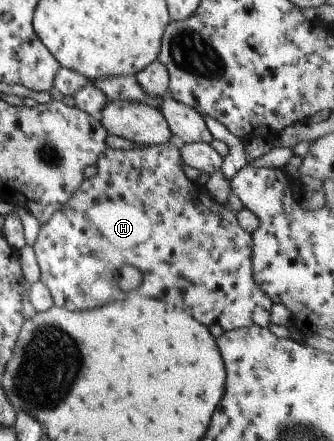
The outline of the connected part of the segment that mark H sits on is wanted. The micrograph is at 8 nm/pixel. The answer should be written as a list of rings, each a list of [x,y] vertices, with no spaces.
[[[169,139],[159,145],[137,146],[132,149],[112,149],[106,147],[93,164],[96,167],[95,174],[88,178],[83,178],[81,183],[73,190],[67,201],[51,217],[39,225],[37,236],[32,245],[34,256],[40,271],[40,281],[49,290],[52,304],[55,307],[63,308],[72,312],[88,310],[99,307],[107,303],[108,299],[119,299],[119,289],[114,280],[114,273],[121,265],[131,265],[141,271],[143,281],[138,287],[138,291],[143,295],[162,299],[168,306],[179,307],[181,303],[189,307],[189,315],[197,321],[201,321],[204,326],[219,325],[221,331],[234,330],[249,326],[259,326],[267,328],[269,325],[269,308],[272,301],[263,293],[252,278],[251,246],[252,239],[250,233],[239,227],[235,212],[229,207],[218,204],[213,199],[205,187],[199,183],[187,179],[181,170],[184,165],[179,153],[179,145],[174,139]]]

